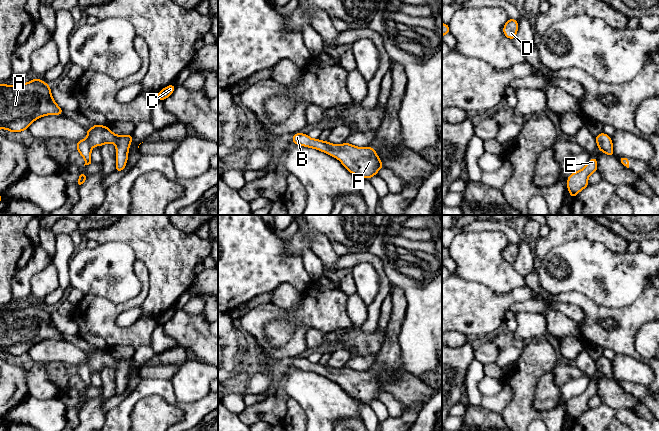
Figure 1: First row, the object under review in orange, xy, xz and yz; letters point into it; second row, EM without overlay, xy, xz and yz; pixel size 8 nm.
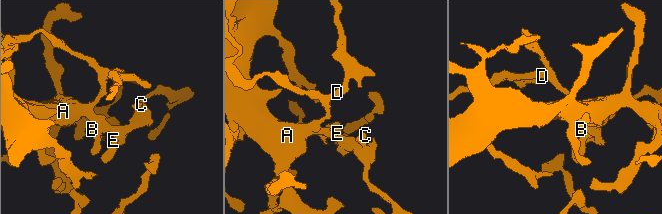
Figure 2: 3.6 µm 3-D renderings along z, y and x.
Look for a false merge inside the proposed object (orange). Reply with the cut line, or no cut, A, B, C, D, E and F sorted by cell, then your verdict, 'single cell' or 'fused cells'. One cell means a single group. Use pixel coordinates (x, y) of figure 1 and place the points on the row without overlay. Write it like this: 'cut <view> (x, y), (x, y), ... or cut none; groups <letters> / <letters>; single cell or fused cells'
cut none; groups A B C D E F; single cell

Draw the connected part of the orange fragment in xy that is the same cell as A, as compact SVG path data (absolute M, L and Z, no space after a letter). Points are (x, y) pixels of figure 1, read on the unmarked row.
M34 302L30 306L17 309L0 308L0 353L7 353L12 357L21 356L40 341L62 337L63 334L51 319L50 309L41 303Z

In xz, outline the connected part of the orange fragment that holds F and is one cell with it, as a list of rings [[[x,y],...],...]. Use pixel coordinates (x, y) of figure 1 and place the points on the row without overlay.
[[[295,357],[292,366],[304,371],[317,373],[337,382],[353,399],[369,403],[384,392],[376,375],[372,371],[356,371],[347,366],[336,369],[318,362],[312,363],[308,358]]]

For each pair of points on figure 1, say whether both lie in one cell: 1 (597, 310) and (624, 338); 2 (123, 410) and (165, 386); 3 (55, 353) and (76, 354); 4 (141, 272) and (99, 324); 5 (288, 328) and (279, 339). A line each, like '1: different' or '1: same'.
1: same
2: same
3: same
4: same
5: same

